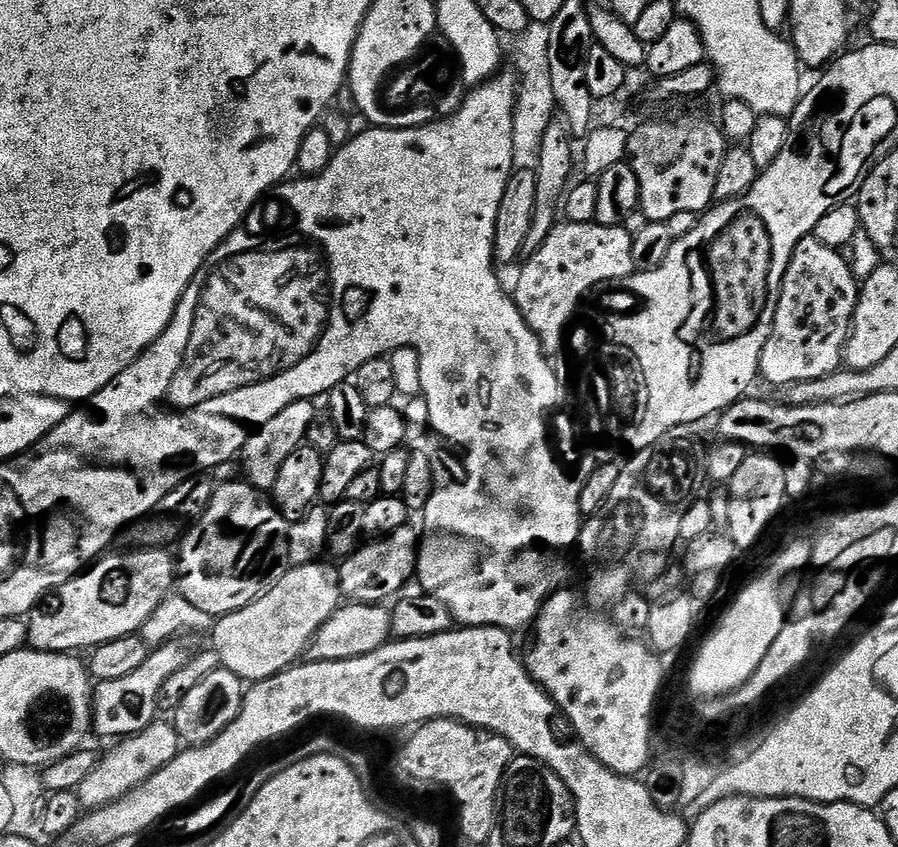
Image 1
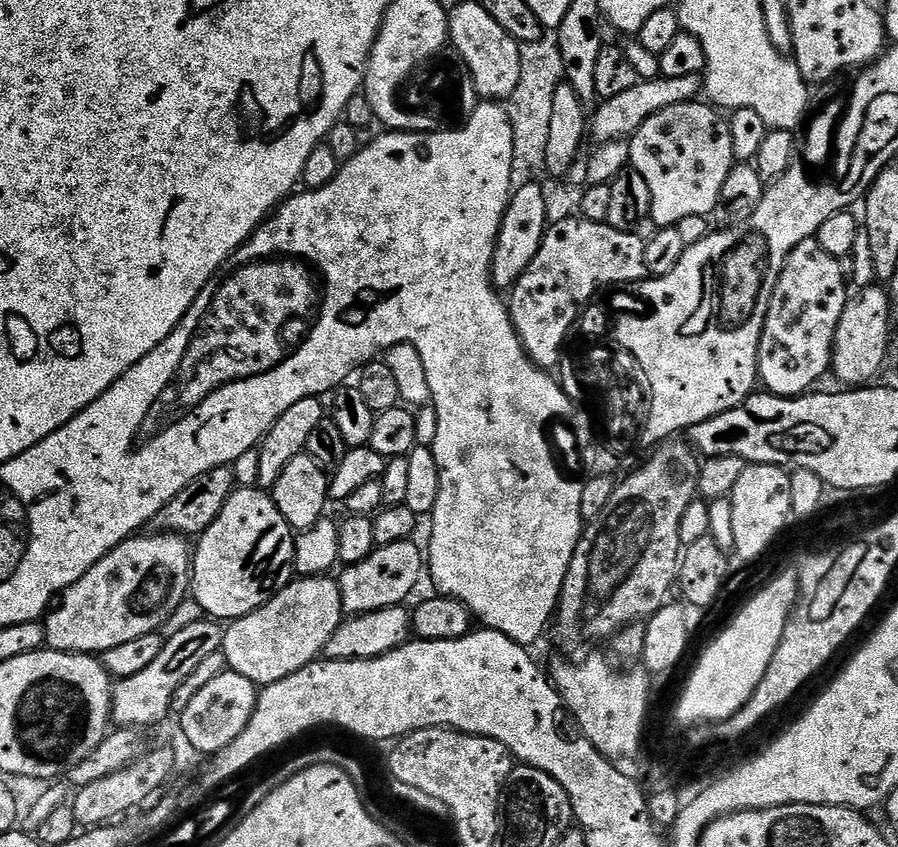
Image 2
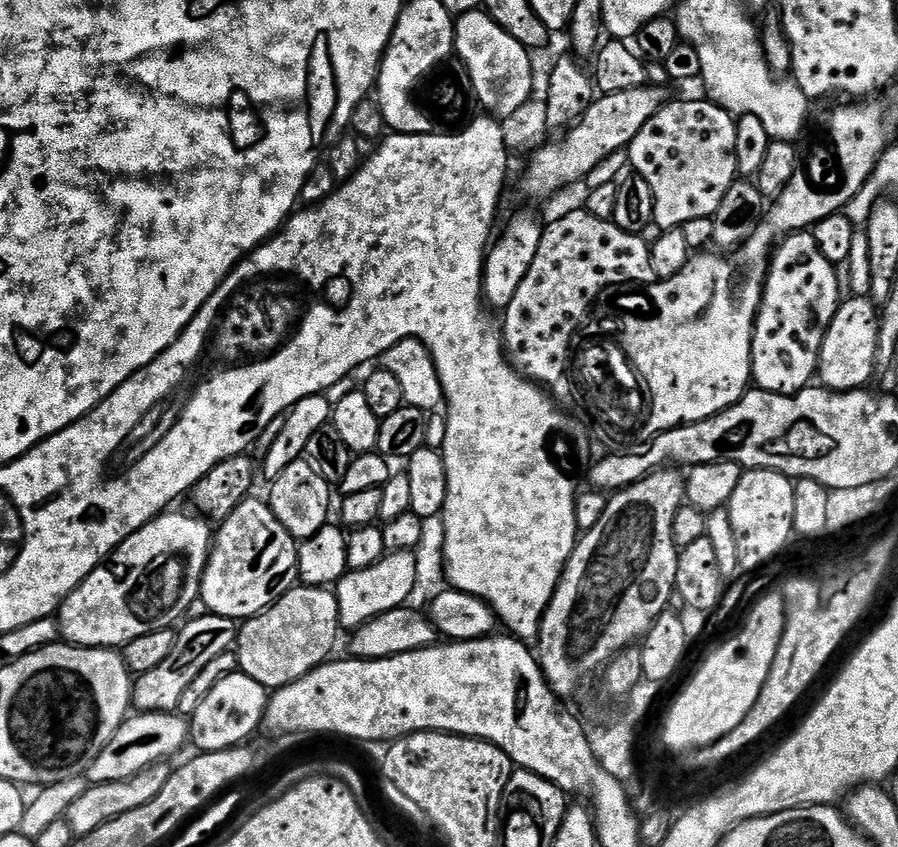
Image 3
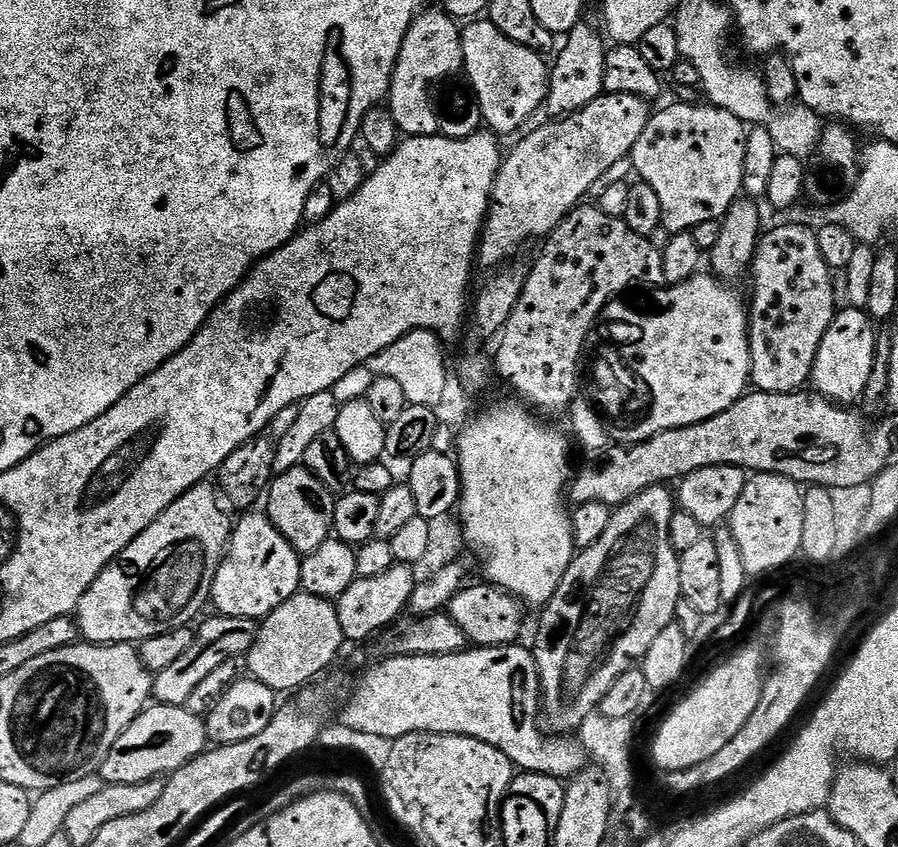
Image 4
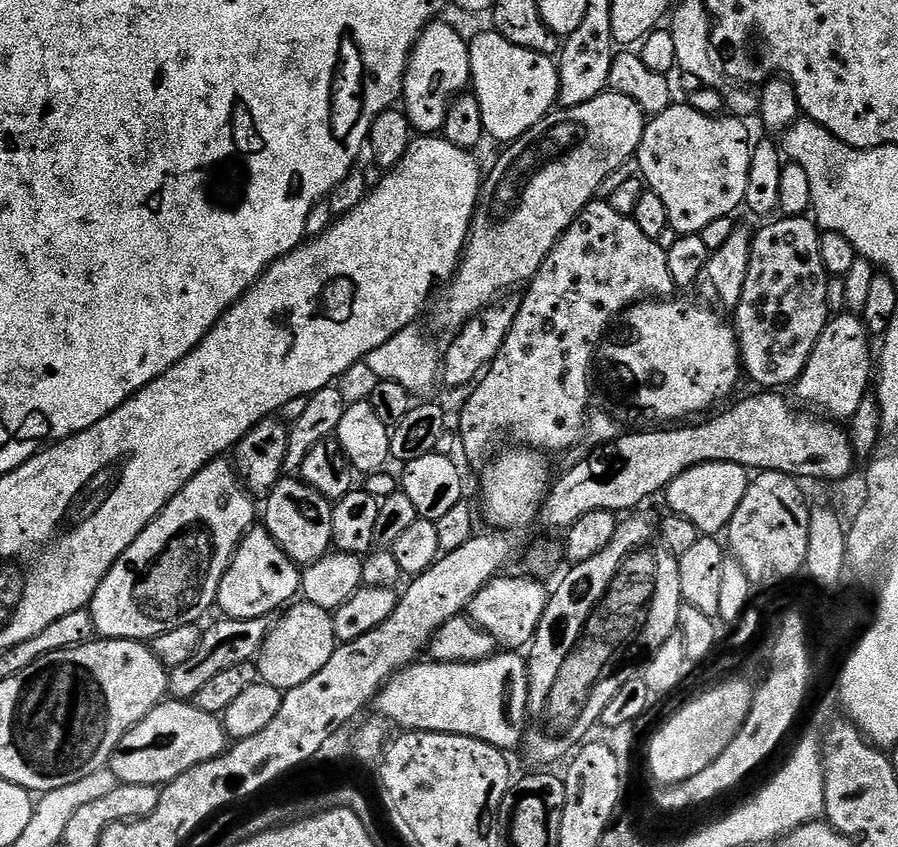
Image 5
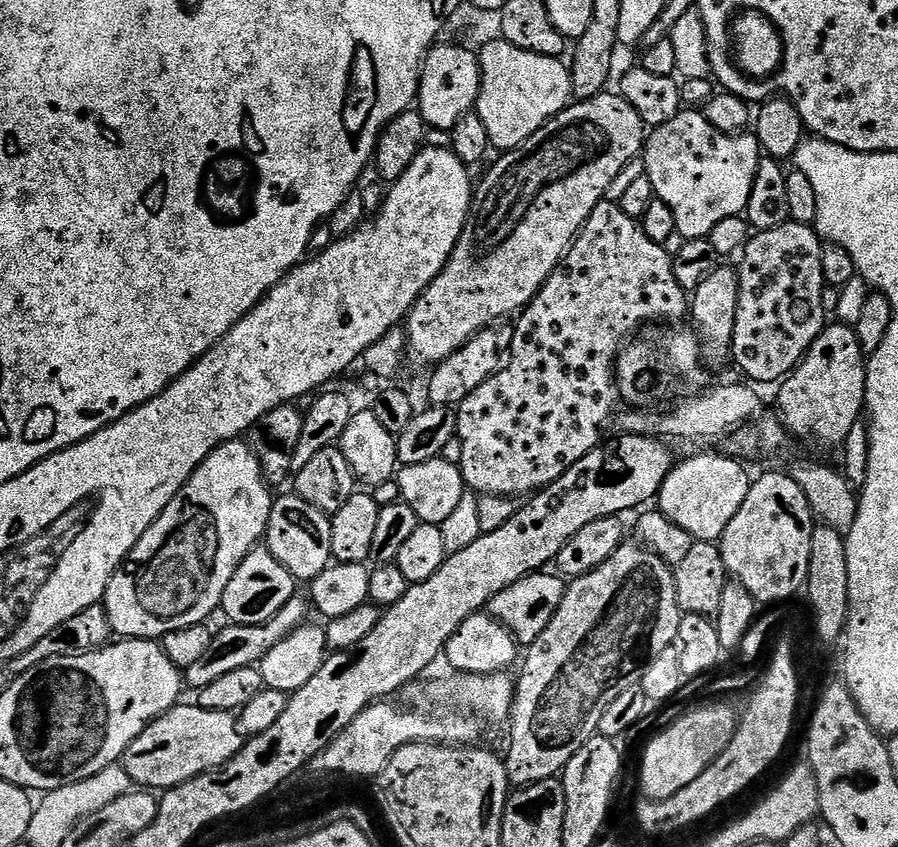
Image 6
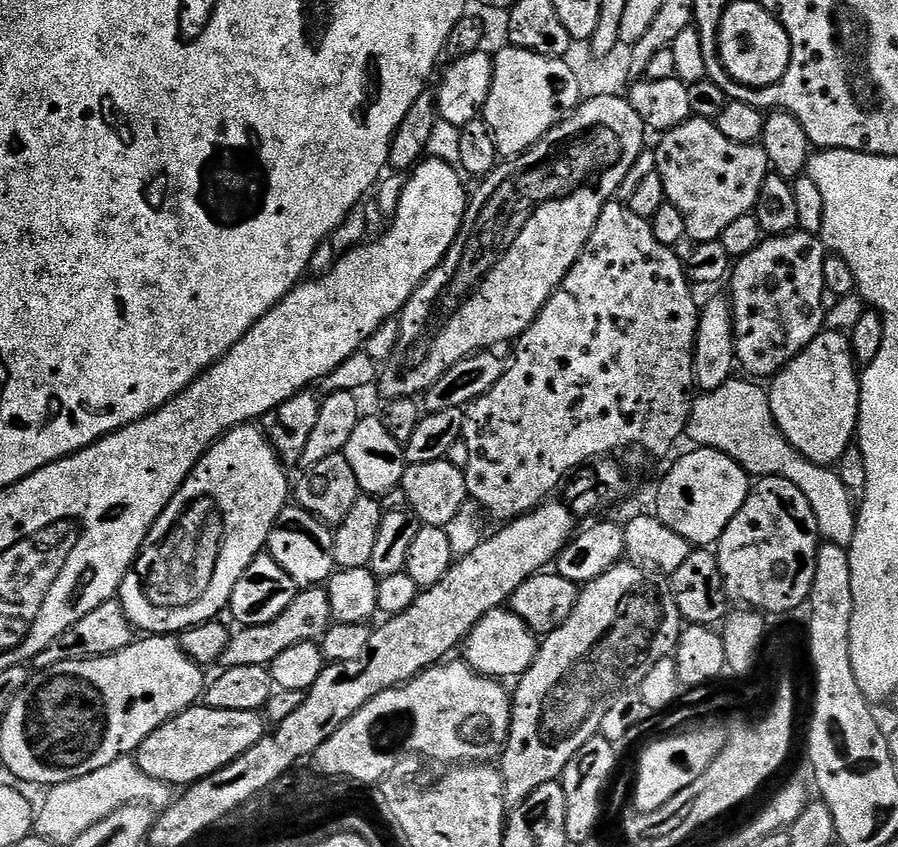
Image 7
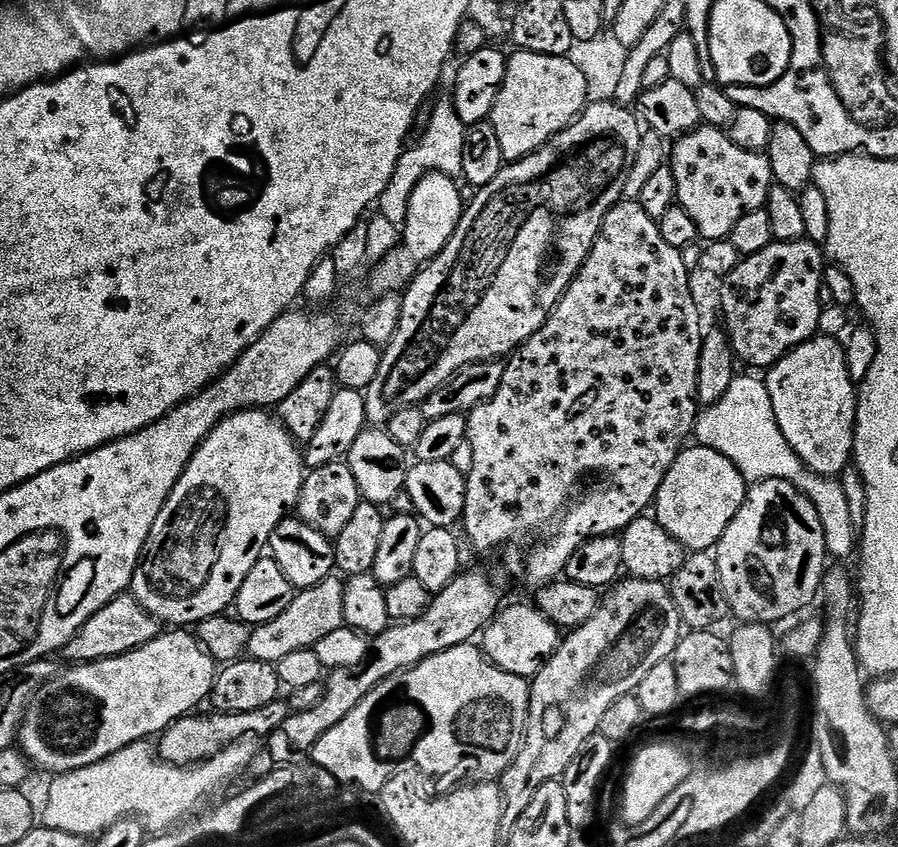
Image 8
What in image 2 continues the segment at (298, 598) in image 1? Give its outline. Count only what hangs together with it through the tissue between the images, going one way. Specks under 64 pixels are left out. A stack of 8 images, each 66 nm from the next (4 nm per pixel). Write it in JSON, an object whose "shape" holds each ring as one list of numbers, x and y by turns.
{"shape":[[331,575,302,576,293,579,292,583,274,594,274,598,270,598,270,602,266,602,258,610,231,621,224,628,222,651,228,660,229,669,242,674,242,678,250,678,250,682,257,686,282,682,282,678,310,666,324,656,324,647,330,642,334,630,338,630,345,616,339,583]]}

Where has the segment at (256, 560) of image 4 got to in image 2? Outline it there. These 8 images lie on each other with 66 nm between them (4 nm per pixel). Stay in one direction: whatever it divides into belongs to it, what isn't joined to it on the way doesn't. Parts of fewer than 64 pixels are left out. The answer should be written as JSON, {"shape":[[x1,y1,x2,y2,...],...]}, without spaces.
{"shape":[[256,486,237,487,226,506,222,506,222,514,195,541,191,599,202,606,205,617,217,622,242,618,292,583,295,549,294,529,282,518,271,495]]}

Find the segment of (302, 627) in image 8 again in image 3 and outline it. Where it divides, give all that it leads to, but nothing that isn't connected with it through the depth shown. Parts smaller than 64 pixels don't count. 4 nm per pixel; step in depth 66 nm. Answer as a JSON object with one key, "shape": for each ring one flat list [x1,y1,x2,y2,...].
{"shape":[[209,614,197,620,189,619,179,629,176,645,174,650,170,650,169,656,159,666,154,666,154,670,135,677,132,685,132,708,137,713,176,712,178,701,189,688,190,682,194,682,194,677,206,670,207,664,214,662,218,654,233,651,237,635,237,621,230,618]]}

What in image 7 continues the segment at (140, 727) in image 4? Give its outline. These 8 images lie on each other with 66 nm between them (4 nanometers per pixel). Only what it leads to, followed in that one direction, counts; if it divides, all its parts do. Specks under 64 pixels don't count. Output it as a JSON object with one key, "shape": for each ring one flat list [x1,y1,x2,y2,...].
{"shape":[[193,706,158,726,158,730,154,730,154,734,136,749,134,759,151,780,169,786,191,786,234,763,265,735,266,720,260,712]]}

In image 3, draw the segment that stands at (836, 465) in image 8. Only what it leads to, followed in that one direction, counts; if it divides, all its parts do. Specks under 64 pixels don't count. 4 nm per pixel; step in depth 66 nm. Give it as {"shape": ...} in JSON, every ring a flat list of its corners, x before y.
{"shape":[[849,295,841,303,840,309,834,314,834,322,826,330,826,338,820,351,820,367,818,380,823,387,832,392,851,392,865,387,868,379,873,379,875,370,875,355,878,353,880,315,877,305,867,296]]}

